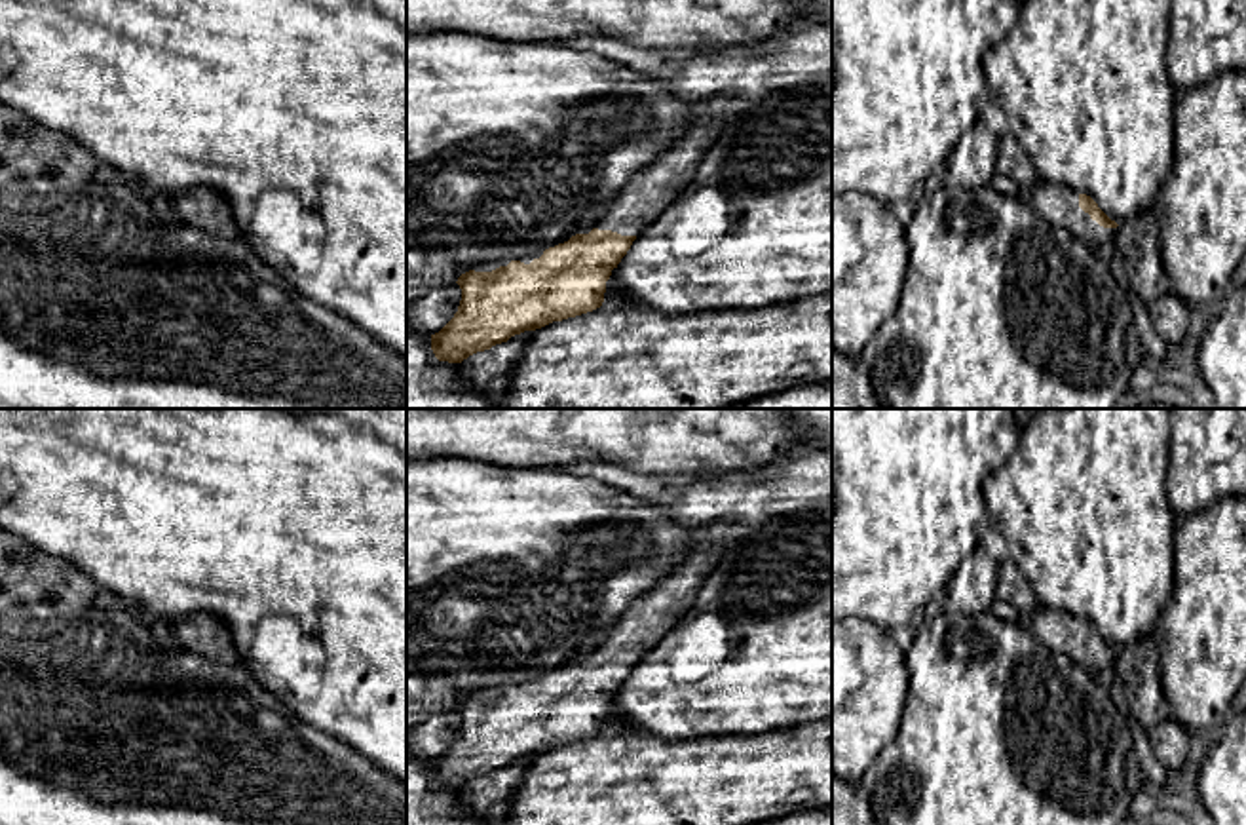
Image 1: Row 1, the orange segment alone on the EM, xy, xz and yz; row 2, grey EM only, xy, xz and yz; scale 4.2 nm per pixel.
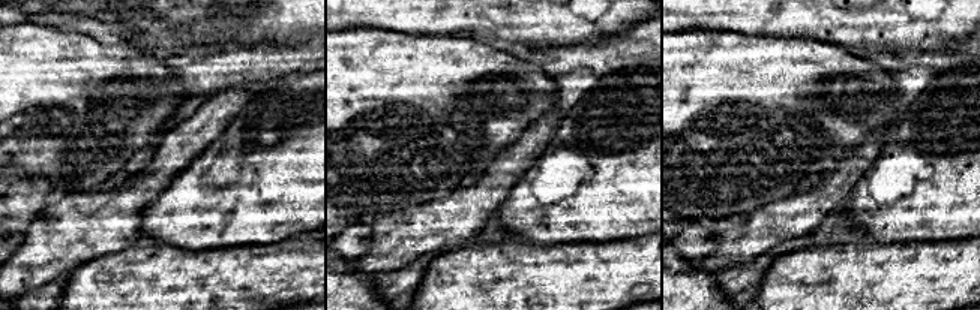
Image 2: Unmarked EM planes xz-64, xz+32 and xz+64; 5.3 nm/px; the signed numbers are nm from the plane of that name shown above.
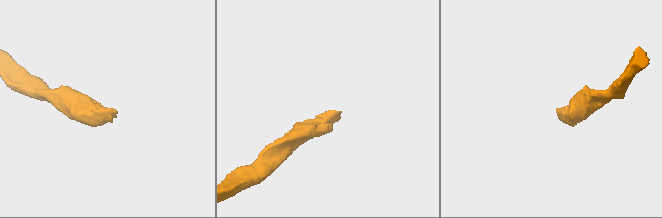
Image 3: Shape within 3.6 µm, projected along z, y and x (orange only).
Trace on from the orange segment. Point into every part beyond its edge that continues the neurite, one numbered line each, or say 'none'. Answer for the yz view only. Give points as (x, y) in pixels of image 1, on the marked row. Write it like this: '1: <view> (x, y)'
1: yz (1058, 204)

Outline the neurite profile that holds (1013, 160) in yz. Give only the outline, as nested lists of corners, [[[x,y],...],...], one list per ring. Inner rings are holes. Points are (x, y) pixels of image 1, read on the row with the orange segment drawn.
[[[1010,131],[999,133],[997,173],[1010,177],[1020,190],[1043,182],[1043,177]]]

